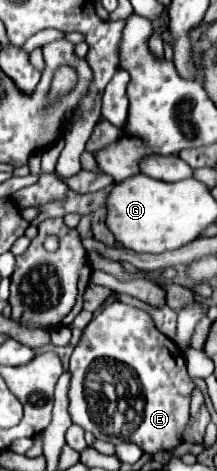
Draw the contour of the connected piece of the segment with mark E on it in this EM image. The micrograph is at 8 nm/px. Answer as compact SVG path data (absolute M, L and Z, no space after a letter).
M121 301L103 305L83 329L69 371L71 419L97 439L135 443L149 455L181 443L193 381L187 375L181 349L155 329L145 311Z

